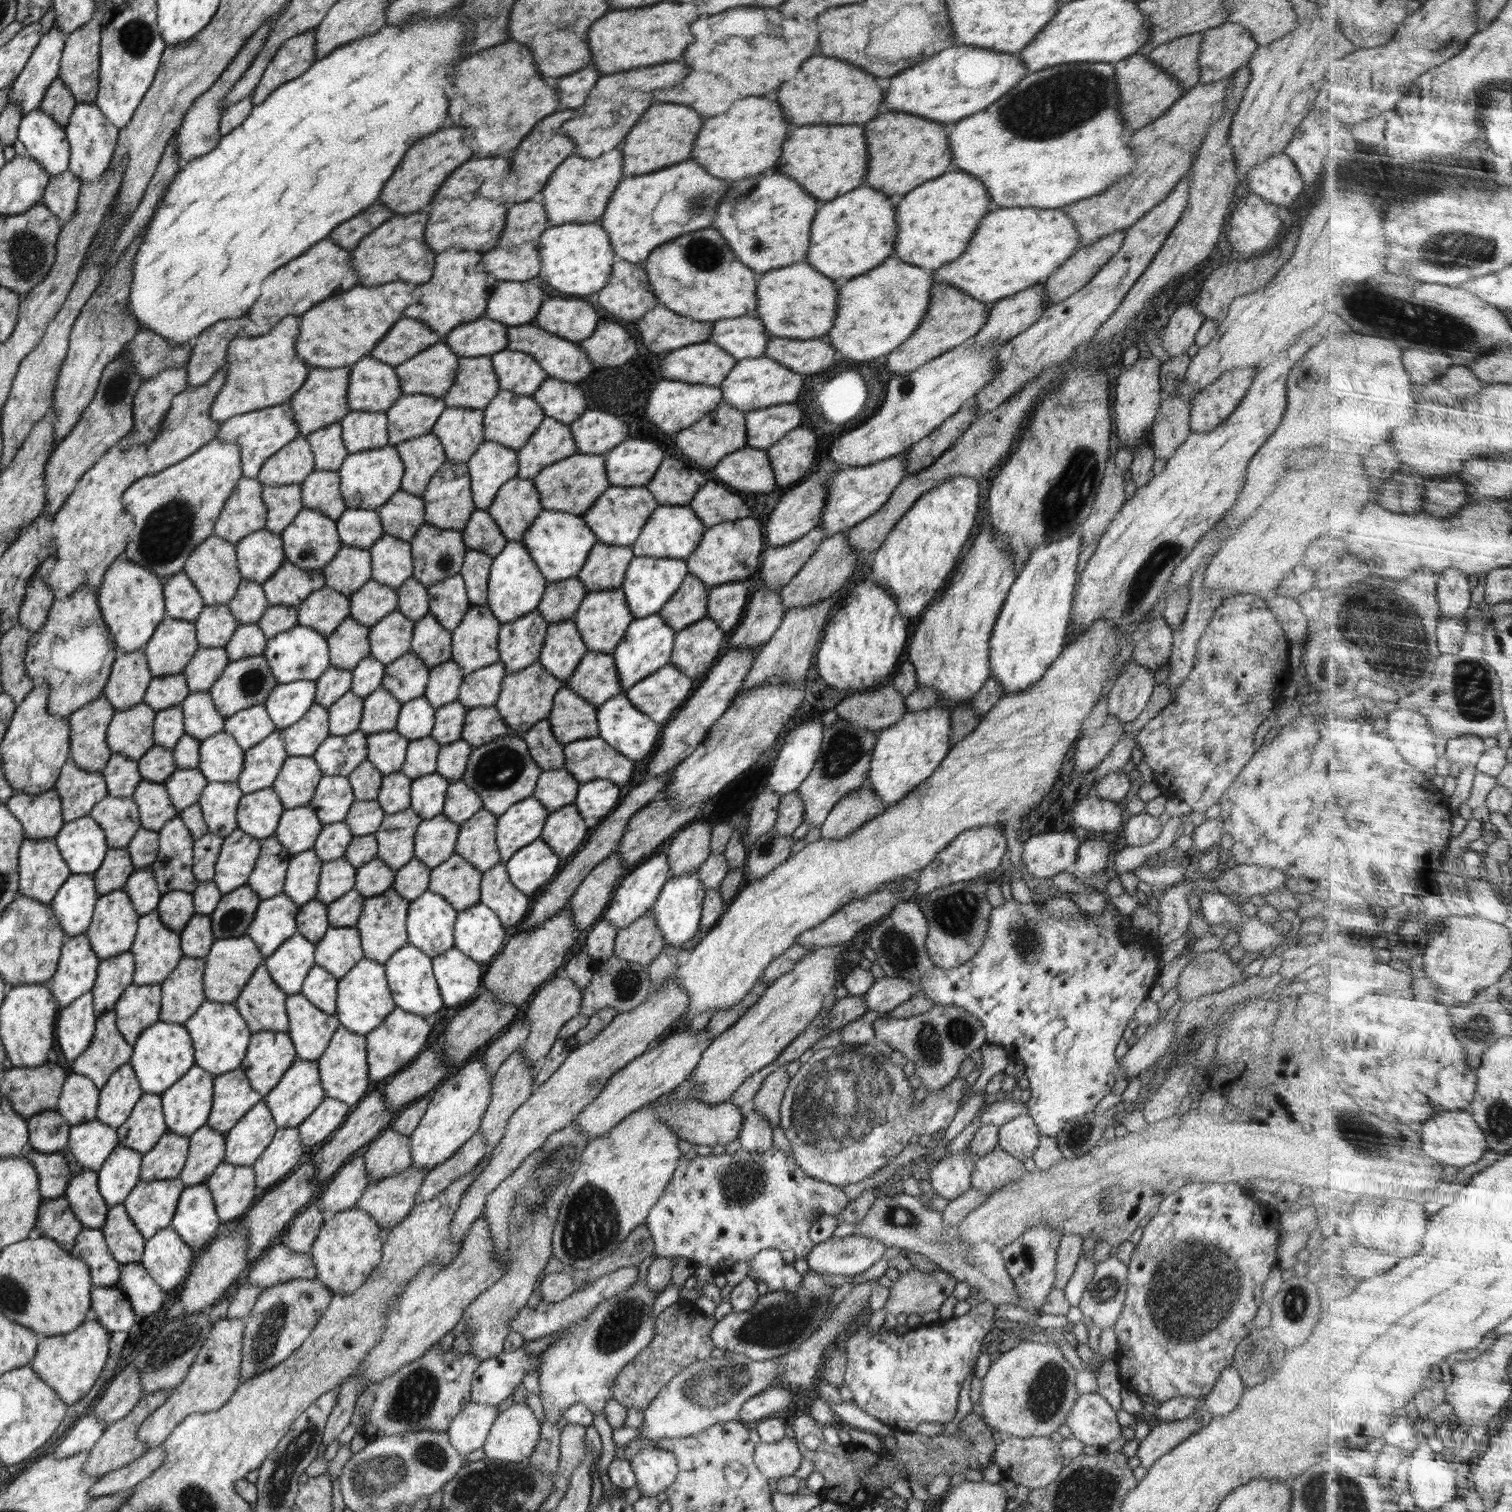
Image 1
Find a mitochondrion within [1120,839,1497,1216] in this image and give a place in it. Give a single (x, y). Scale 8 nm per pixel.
(1353, 1136)

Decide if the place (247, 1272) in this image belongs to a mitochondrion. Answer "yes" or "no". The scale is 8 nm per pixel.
no

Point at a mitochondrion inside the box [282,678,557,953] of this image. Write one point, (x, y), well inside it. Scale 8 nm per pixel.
(500, 768)

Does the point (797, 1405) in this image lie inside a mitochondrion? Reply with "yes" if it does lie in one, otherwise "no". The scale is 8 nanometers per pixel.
no

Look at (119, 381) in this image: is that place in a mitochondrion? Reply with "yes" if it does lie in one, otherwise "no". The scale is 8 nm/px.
yes

